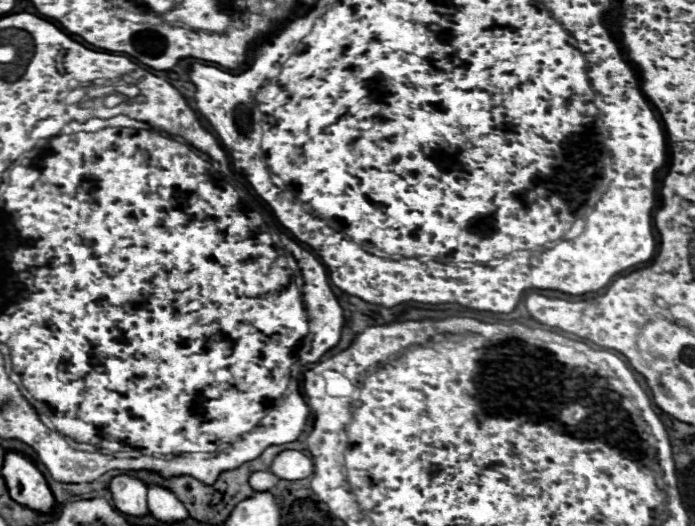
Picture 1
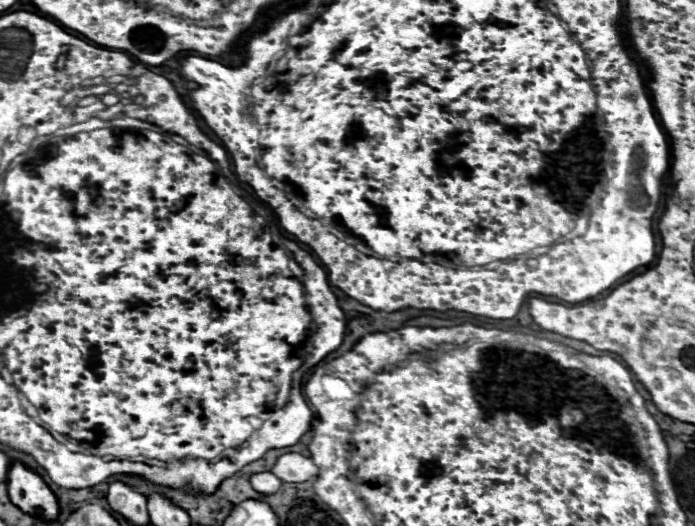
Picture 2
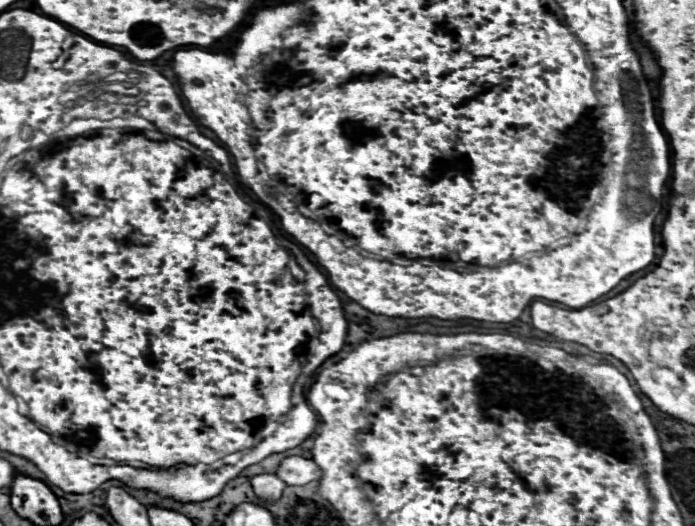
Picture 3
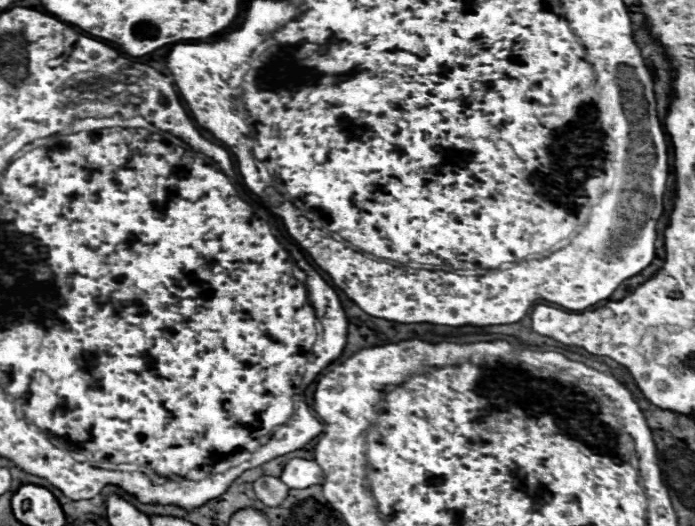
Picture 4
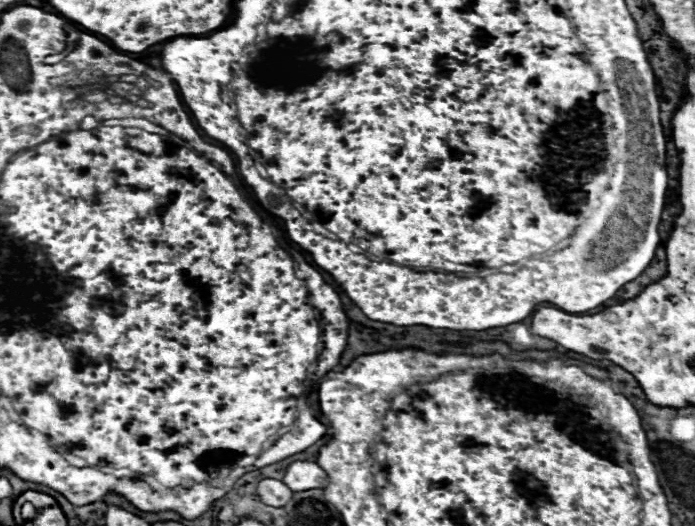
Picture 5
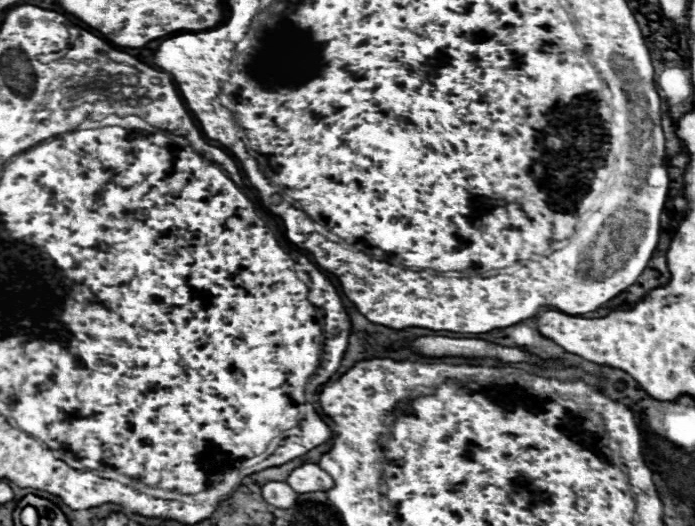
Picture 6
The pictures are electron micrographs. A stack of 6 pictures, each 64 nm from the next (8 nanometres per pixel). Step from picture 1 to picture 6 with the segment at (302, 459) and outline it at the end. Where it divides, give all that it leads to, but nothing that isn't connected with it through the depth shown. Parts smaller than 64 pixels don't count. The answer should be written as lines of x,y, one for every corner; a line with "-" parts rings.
302,464
298,468
294,468
288,478
286,484
290,484
290,488
294,488
294,492
304,494
304,492
326,492
328,488
334,486
332,478
318,466
318,464

